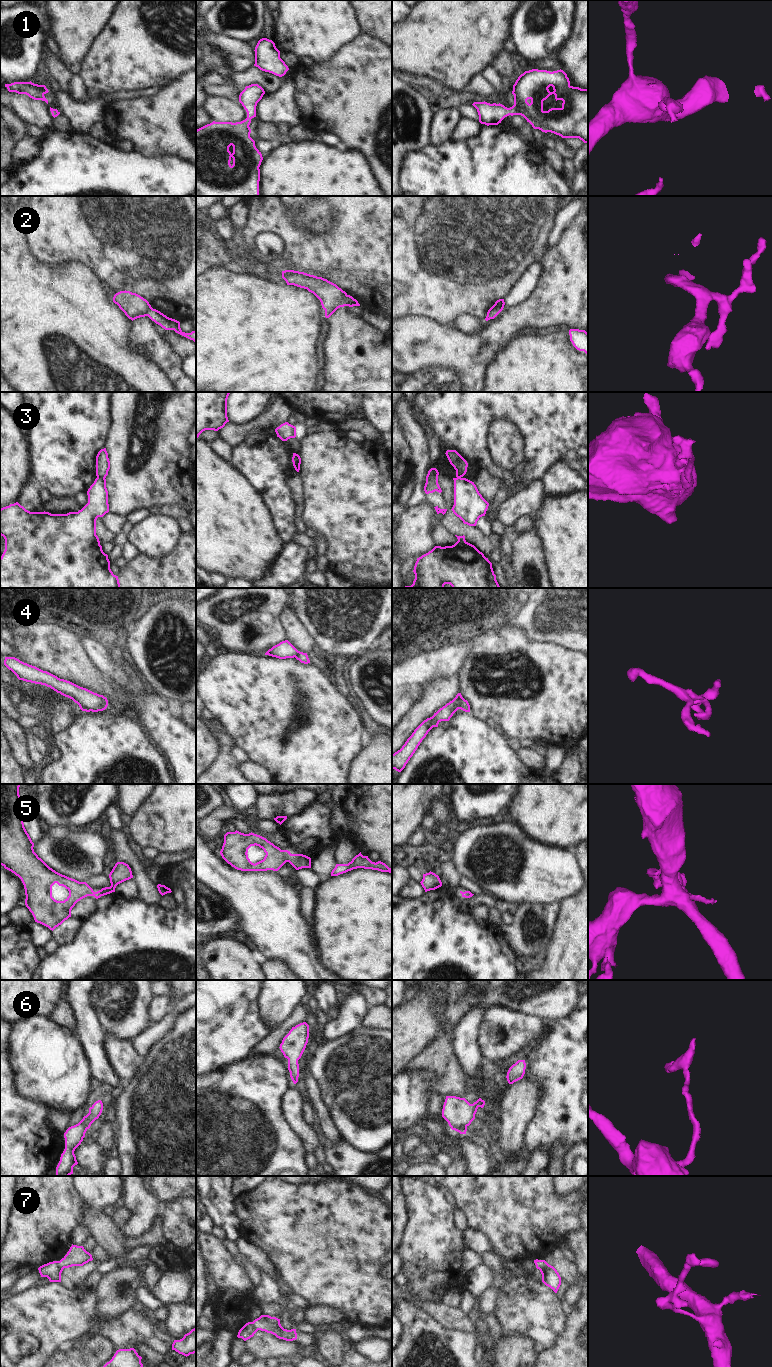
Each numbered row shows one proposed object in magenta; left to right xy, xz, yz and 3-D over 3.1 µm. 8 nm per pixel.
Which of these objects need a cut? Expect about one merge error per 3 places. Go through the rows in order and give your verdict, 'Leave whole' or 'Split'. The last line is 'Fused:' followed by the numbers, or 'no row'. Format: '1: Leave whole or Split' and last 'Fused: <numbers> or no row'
1: Leave whole
2: Split
3: Split
4: Split
5: Leave whole
6: Leave whole
7: Split
Fused: 2, 3, 4, 7

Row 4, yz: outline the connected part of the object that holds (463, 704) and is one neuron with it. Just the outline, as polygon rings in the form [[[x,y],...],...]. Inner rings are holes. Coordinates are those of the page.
[[[461,693],[456,695],[456,699],[459,701],[459,709],[465,712],[470,712],[470,705],[468,701],[462,697]]]

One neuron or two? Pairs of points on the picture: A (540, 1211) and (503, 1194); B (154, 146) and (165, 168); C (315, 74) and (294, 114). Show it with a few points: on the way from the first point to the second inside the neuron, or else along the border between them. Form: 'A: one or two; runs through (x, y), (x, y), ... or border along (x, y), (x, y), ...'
A: one; runs through (531, 1211), (523, 1211), (512, 1200)
B: two; border along (136, 151), (146, 156), (176, 156), (182, 160)
C: two; border along (292, 83), (295, 103), (301, 110), (301, 122)

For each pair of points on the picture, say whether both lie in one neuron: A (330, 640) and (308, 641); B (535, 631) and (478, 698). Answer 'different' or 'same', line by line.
A: different
B: different

